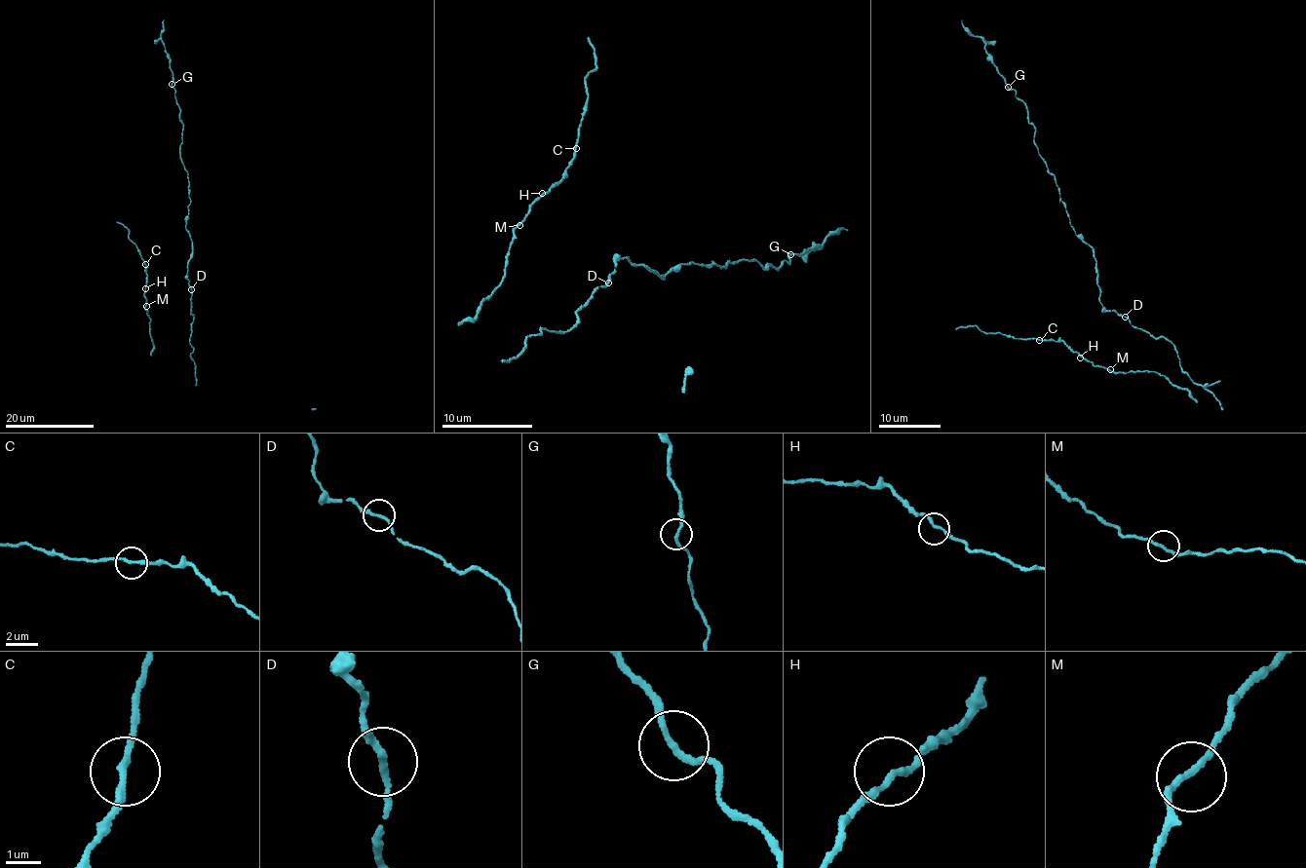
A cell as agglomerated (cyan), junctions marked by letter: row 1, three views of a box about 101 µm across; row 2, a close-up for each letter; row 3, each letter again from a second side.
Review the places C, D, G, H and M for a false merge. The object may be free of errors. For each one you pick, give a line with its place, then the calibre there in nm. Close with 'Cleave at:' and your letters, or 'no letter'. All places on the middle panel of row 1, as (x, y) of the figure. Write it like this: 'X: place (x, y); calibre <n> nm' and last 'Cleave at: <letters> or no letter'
Cleave at: no letter

